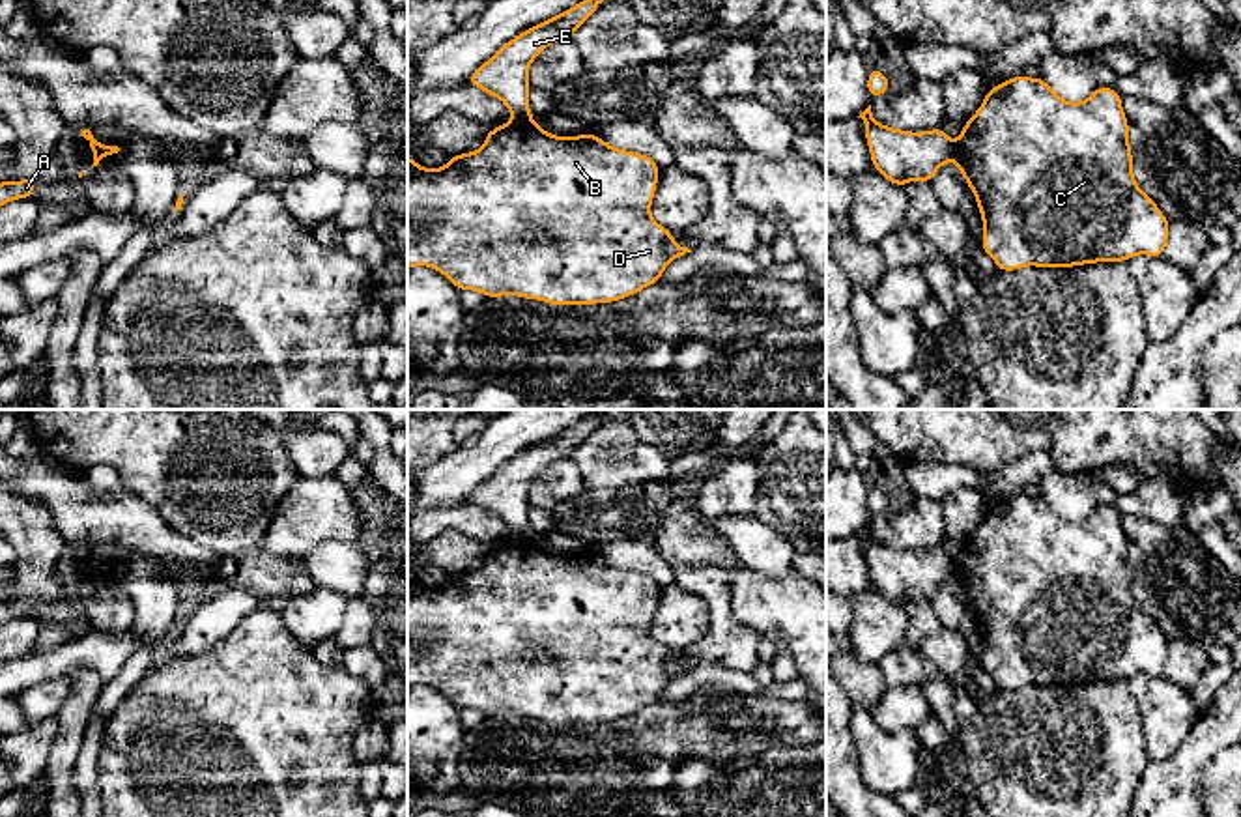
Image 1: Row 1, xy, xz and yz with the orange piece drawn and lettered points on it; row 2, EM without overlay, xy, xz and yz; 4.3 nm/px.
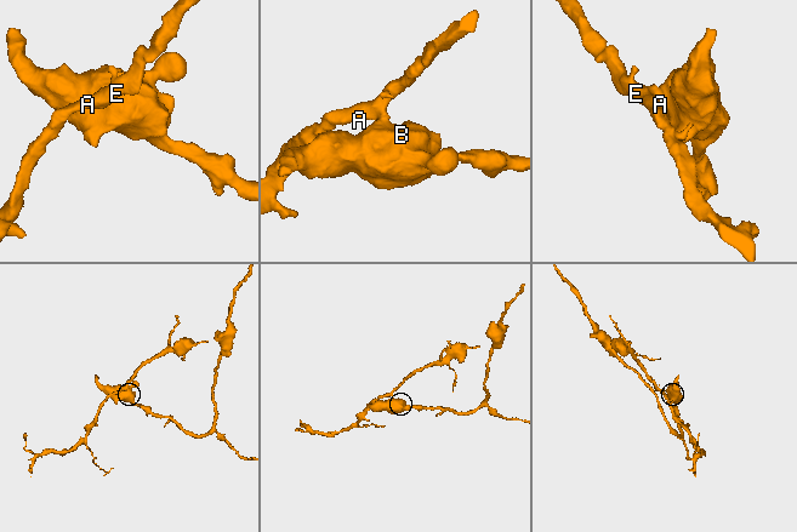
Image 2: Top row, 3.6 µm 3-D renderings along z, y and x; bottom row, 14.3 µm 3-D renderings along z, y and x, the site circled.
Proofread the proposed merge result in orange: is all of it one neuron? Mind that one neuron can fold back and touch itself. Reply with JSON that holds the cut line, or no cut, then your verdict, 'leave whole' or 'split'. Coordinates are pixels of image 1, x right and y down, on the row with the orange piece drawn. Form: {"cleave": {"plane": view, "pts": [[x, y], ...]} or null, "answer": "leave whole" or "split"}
{"cleave": {"plane": "xz", "pts": [[513, 118], [529, 122]]}, "answer": "split"}

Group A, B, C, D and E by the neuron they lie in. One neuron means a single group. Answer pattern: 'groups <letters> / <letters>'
groups A E / B C D

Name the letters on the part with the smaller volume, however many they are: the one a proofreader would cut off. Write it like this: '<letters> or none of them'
A, E

